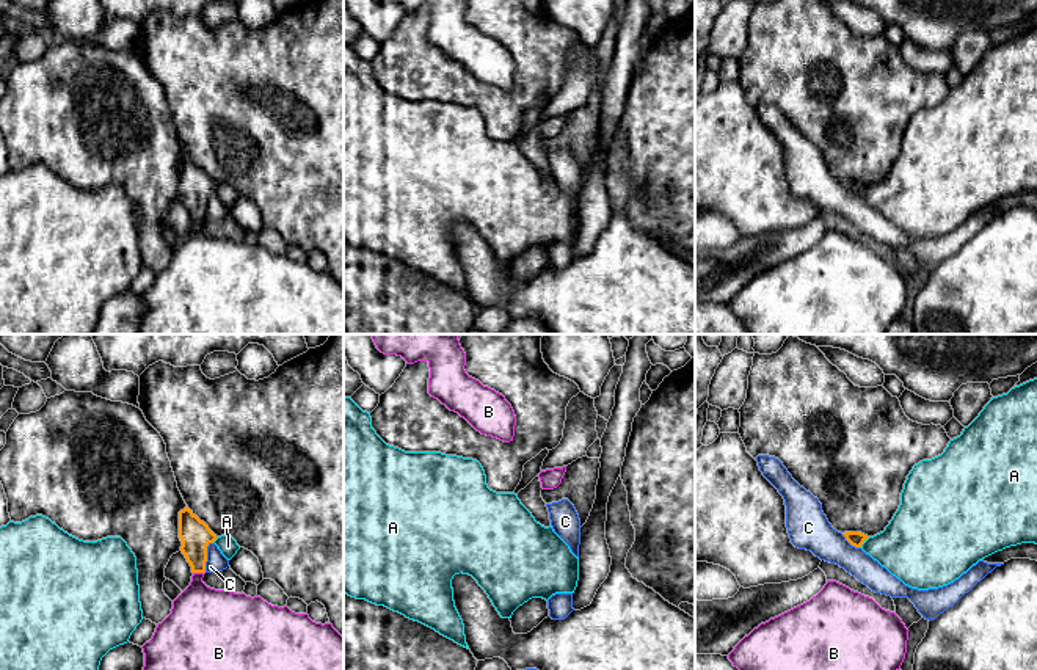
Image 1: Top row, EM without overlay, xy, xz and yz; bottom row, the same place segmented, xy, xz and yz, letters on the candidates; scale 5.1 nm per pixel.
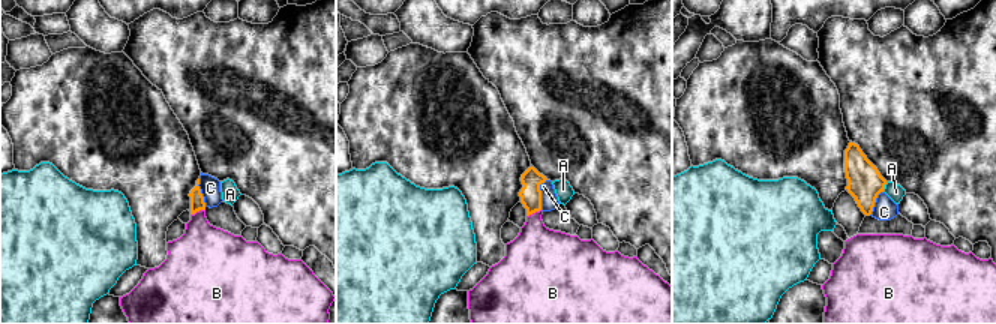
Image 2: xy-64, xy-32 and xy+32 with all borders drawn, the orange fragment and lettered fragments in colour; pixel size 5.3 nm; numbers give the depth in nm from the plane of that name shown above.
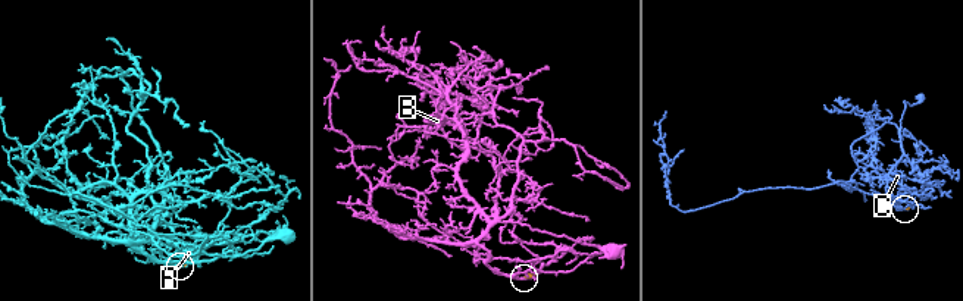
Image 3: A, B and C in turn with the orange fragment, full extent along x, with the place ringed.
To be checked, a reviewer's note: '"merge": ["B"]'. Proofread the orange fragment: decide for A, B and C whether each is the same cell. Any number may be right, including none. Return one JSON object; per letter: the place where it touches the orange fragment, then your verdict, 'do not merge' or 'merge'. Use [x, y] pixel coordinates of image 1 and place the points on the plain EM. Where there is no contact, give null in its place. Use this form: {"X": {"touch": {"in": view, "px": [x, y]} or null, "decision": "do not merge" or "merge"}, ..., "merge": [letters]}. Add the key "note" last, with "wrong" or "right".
{"A": {"touch": {"in": "yz", "px": [863, 190]}, "decision": "do not merge"}, "B": {"touch": {"in": "xy", "px": [200, 220]}, "decision": "merge"}, "C": {"touch": {"in": "xy", "px": [206, 206]}, "decision": "do not merge"}, "merge": ["B"], "note": "right"}

